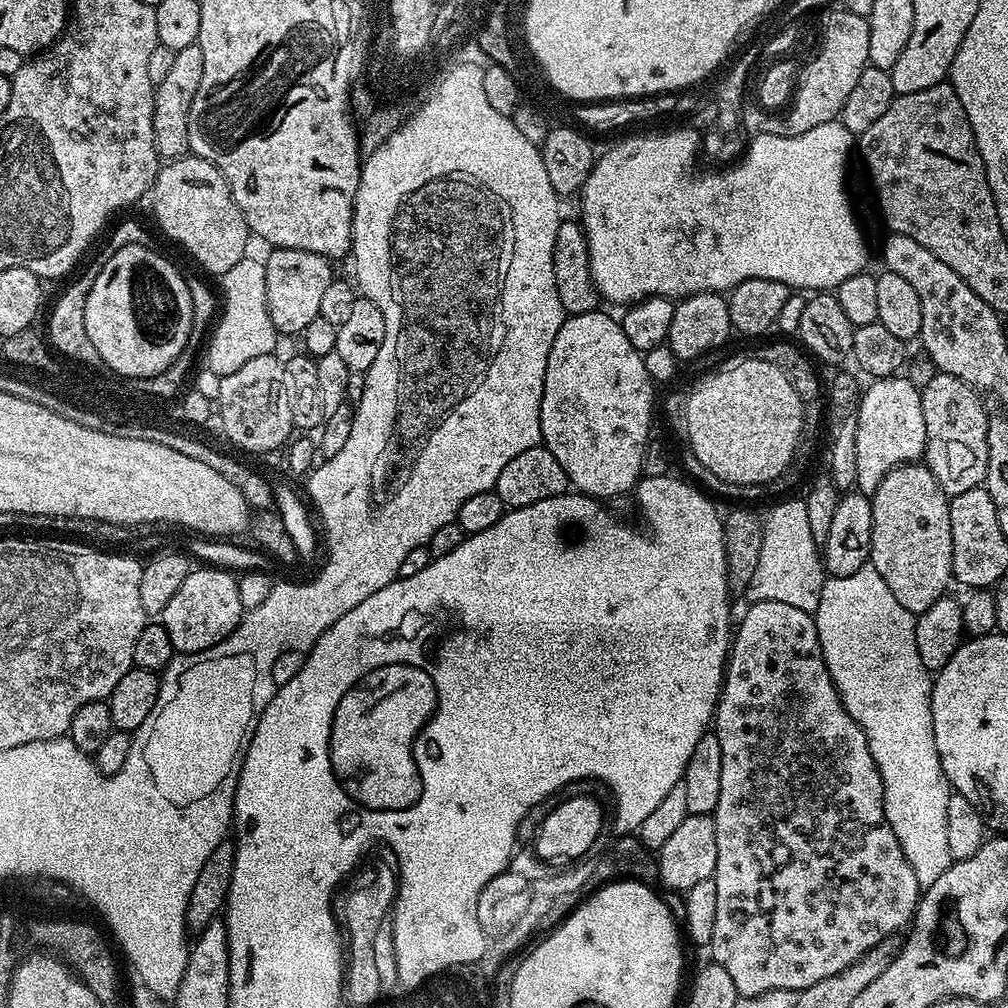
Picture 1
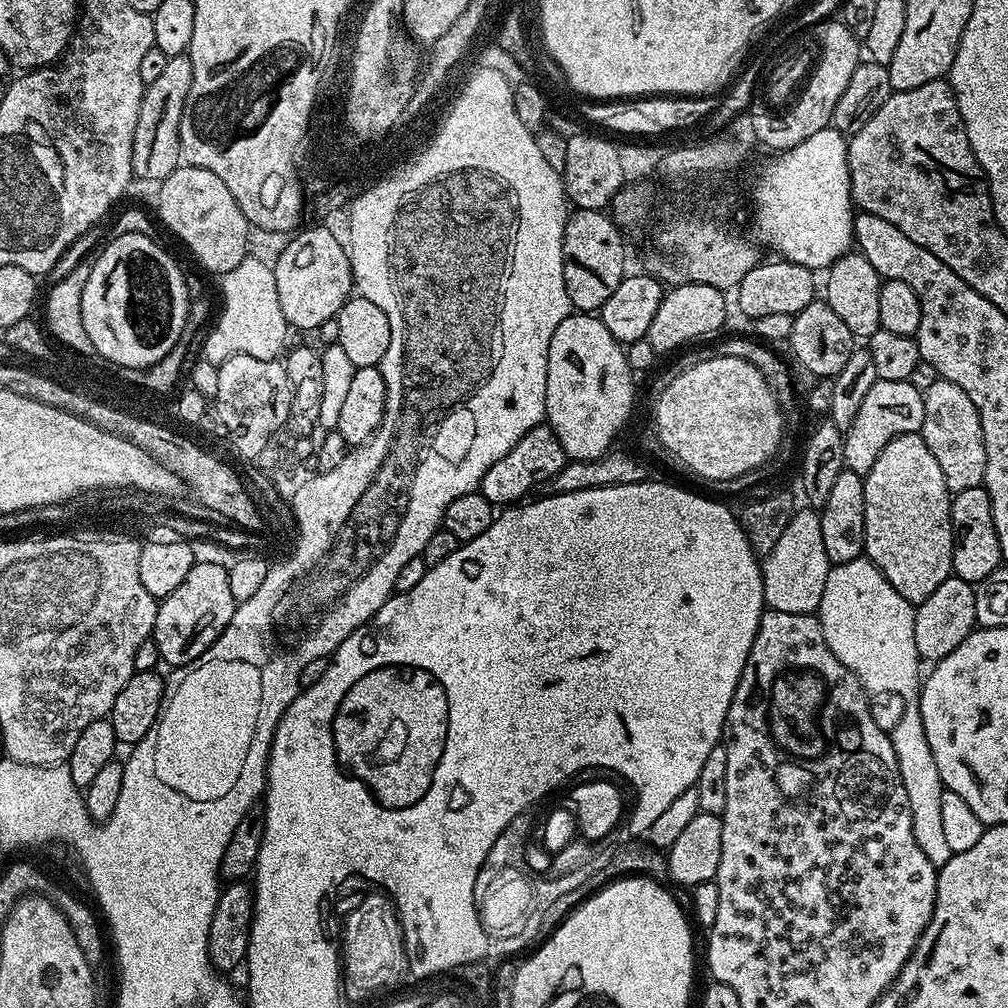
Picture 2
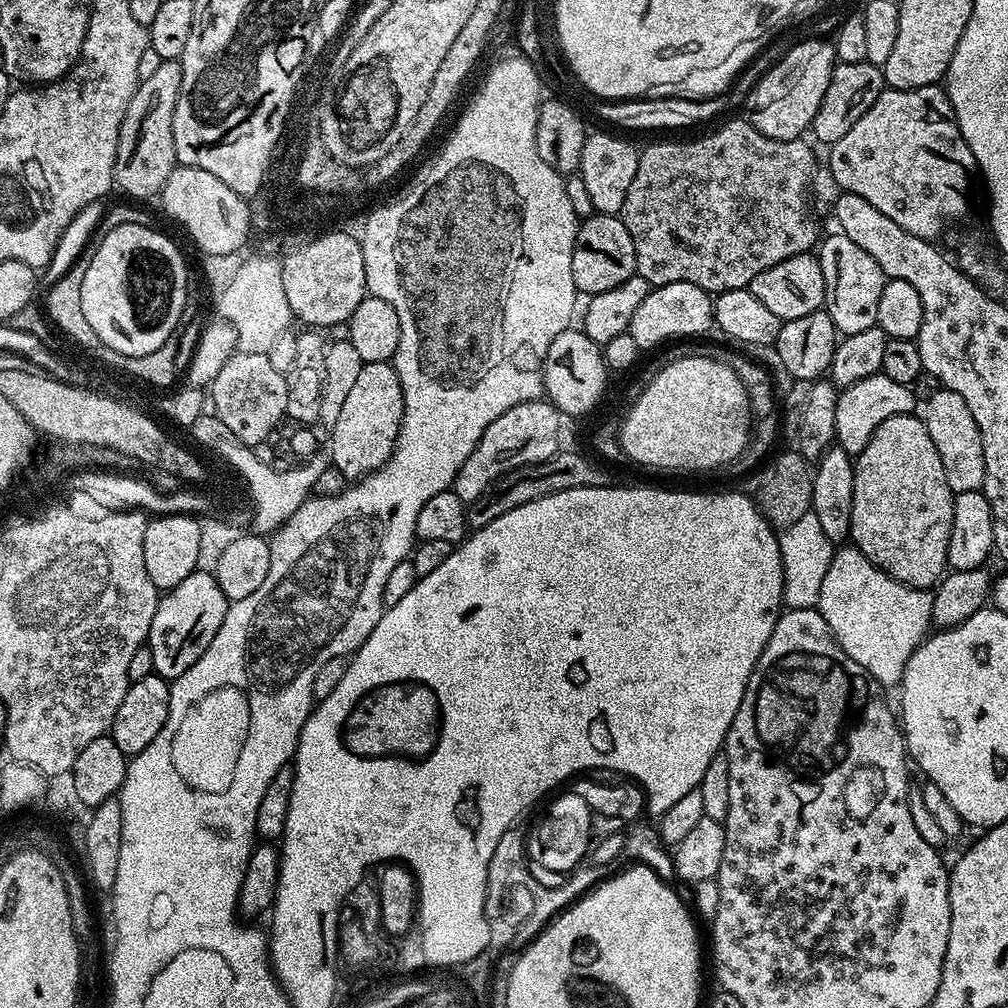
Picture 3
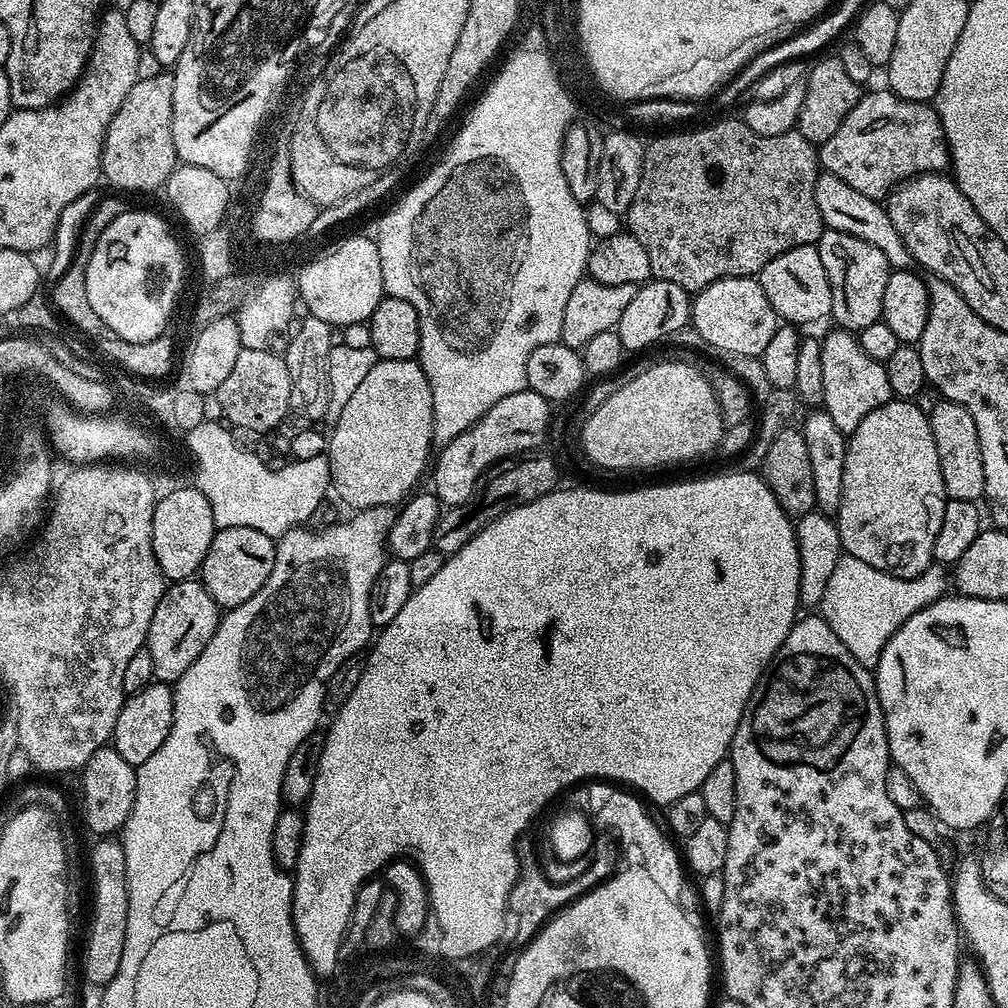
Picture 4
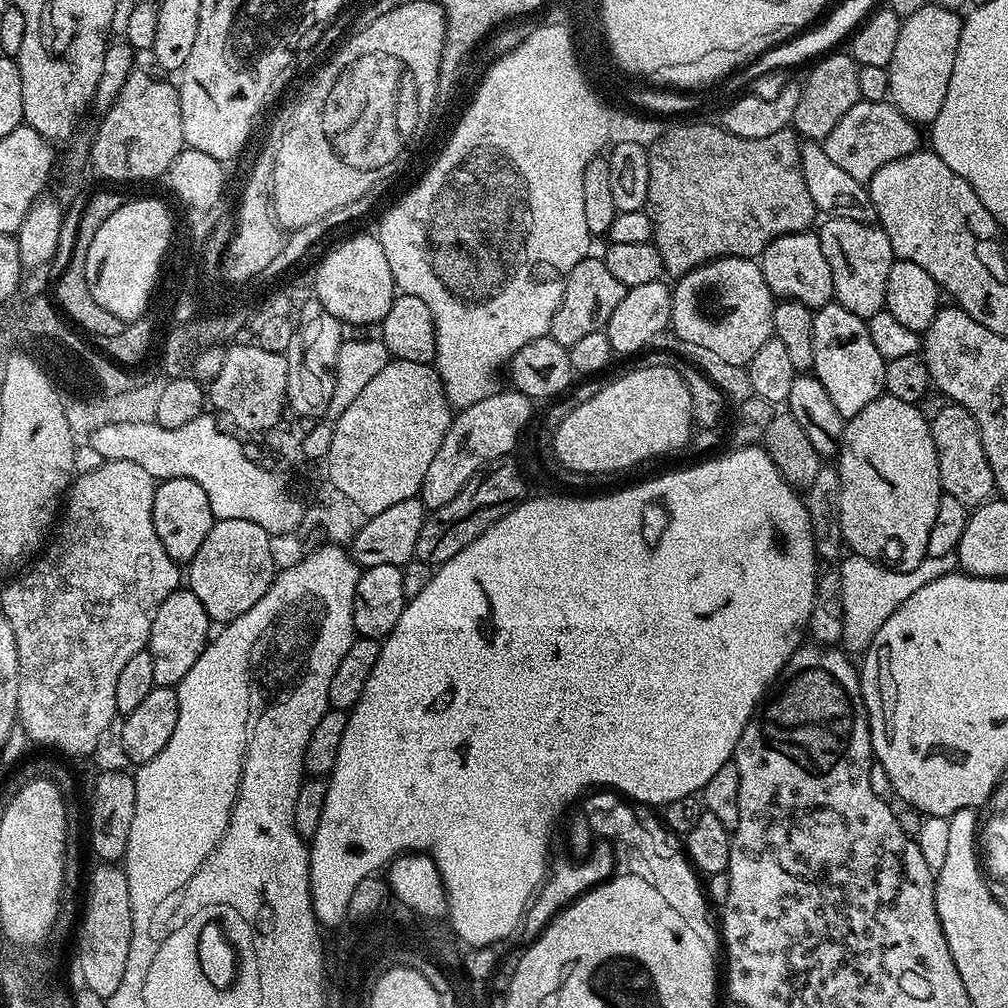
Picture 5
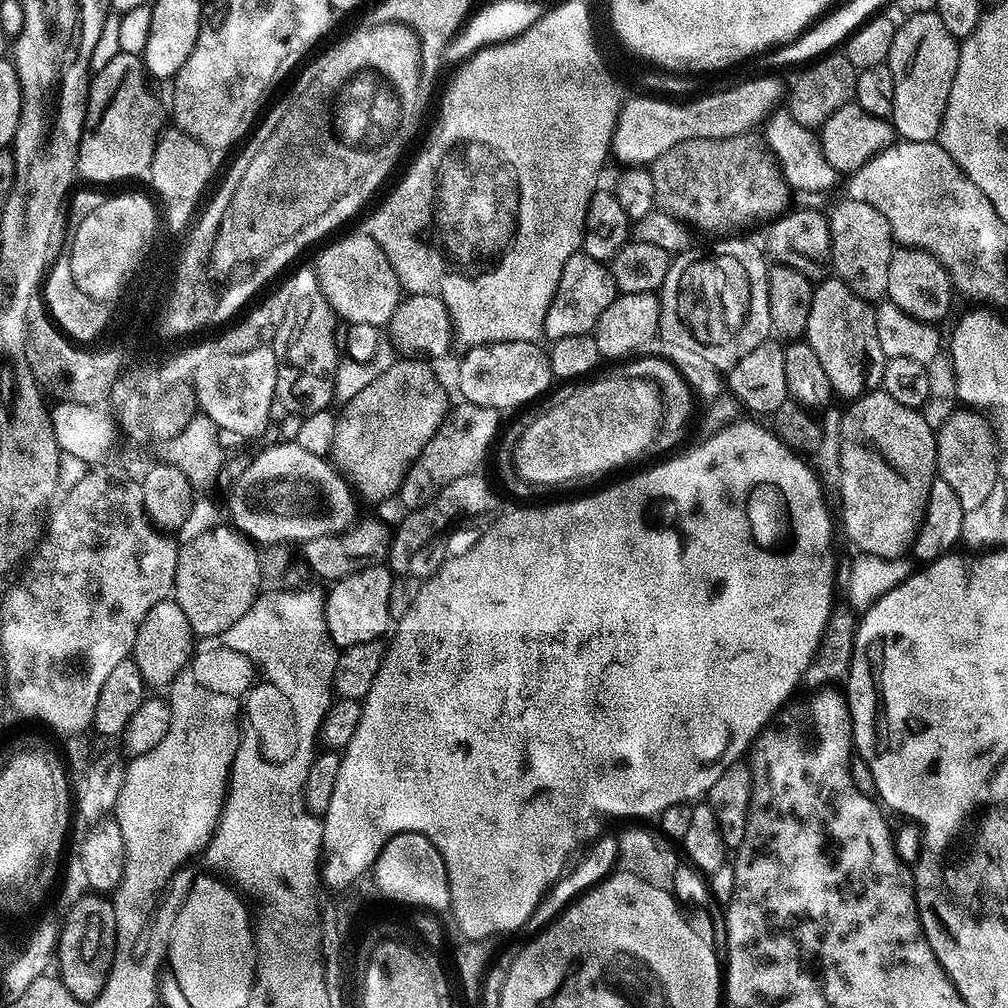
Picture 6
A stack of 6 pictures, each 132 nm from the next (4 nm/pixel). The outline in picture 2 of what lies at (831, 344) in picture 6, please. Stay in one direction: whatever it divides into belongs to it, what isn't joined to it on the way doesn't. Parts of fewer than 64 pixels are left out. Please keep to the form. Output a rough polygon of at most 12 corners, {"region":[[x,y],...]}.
{"region":[[876,380],[844,432],[844,467],[863,476],[895,436],[919,432],[924,393]]}

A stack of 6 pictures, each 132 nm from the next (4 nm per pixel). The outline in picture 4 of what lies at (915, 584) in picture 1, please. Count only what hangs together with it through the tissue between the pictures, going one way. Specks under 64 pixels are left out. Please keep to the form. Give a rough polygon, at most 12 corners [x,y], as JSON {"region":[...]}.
{"region":[[893,398],[847,437],[840,546],[933,567],[948,491],[928,417]]}

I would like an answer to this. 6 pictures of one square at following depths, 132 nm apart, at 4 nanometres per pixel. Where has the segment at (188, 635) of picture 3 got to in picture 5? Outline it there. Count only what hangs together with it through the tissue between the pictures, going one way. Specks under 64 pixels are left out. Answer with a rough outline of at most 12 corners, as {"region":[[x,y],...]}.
{"region":[[191,588],[158,606],[146,651],[154,682],[180,683],[210,639]]}

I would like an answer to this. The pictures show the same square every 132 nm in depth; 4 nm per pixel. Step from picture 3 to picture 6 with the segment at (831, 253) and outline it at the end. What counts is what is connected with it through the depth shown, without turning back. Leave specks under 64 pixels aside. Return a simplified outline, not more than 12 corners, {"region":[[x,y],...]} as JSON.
{"region":[[847,198],[827,213],[831,267],[863,300],[888,290],[890,222]]}

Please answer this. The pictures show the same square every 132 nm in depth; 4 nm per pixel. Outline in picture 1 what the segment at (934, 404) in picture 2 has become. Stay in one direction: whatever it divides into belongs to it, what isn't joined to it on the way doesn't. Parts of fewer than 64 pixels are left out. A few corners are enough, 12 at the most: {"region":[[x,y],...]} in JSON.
{"region":[[966,382],[920,393],[923,463],[954,497],[990,475],[988,419]]}

